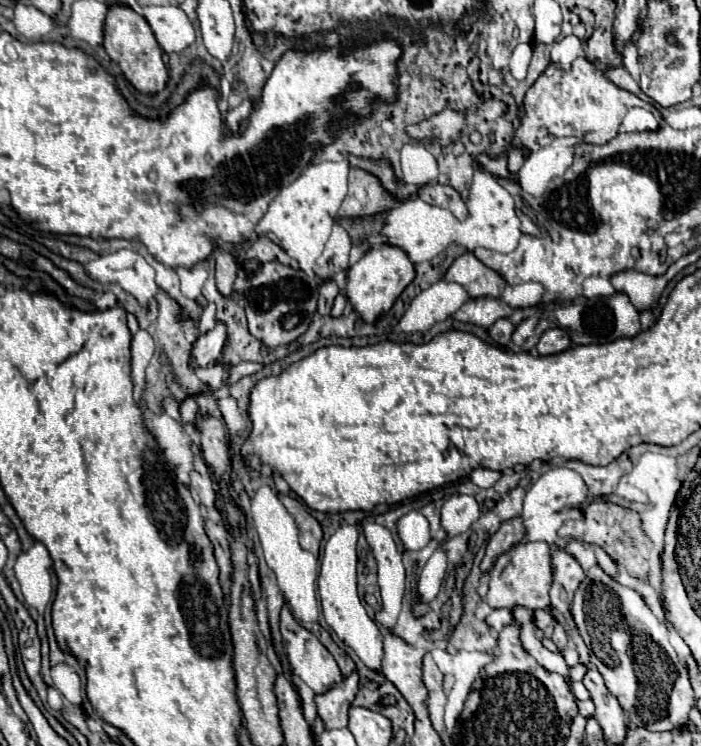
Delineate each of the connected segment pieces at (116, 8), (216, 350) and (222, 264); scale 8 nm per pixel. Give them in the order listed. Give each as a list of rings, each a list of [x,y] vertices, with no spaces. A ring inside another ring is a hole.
[[[121,4],[109,6],[107,18],[105,18],[103,48],[105,48],[107,56],[121,66],[123,74],[131,80],[131,84],[137,90],[155,94],[165,86],[167,66],[163,62],[163,52],[161,52],[161,48],[159,48],[159,44],[151,32],[147,20],[141,14],[137,14],[135,10],[131,10],[129,6],[121,6]]]
[[[219,322],[211,332],[207,334],[201,334],[193,348],[191,348],[191,360],[199,366],[199,368],[205,368],[209,366],[211,362],[219,360],[221,358],[221,352],[223,352],[223,346],[227,342],[227,334],[225,334],[225,326]]]
[[[221,248],[213,250],[217,268],[215,268],[215,278],[217,278],[217,288],[225,298],[231,298],[233,294],[233,284],[237,278],[237,262],[233,260],[233,256]]]

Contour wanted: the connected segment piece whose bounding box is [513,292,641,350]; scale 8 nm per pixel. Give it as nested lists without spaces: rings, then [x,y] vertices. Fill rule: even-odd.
[[[615,292],[611,296],[599,296],[599,298],[579,298],[571,302],[569,306],[555,306],[555,308],[545,308],[537,312],[535,316],[525,318],[517,330],[513,332],[513,344],[519,346],[521,350],[533,348],[533,344],[539,340],[539,336],[549,330],[549,328],[561,328],[571,336],[572,344],[605,344],[613,342],[617,338],[633,338],[641,332],[639,326],[639,312],[635,306],[629,302],[629,296],[623,292]]]

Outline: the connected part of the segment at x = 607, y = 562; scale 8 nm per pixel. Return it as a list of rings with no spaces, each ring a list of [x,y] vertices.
[[[595,546],[595,556],[597,556],[597,562],[599,562],[599,566],[603,568],[604,572],[607,572],[611,577],[614,576],[617,572],[617,564],[607,556],[607,552],[601,546]]]

